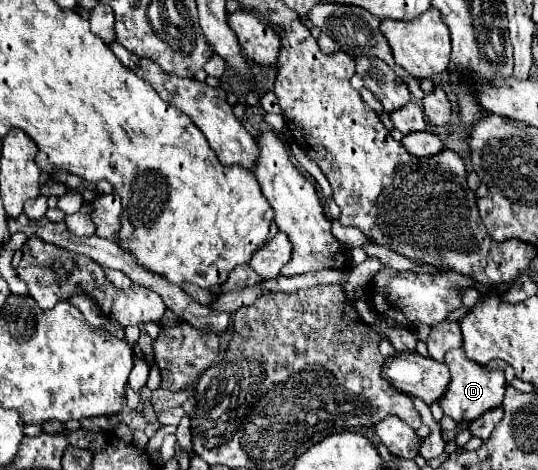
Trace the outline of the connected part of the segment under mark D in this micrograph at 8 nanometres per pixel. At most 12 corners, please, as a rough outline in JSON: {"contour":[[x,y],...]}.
{"contour":[[462,349],[448,351],[452,375],[444,415],[474,421],[500,407],[506,381]]}

